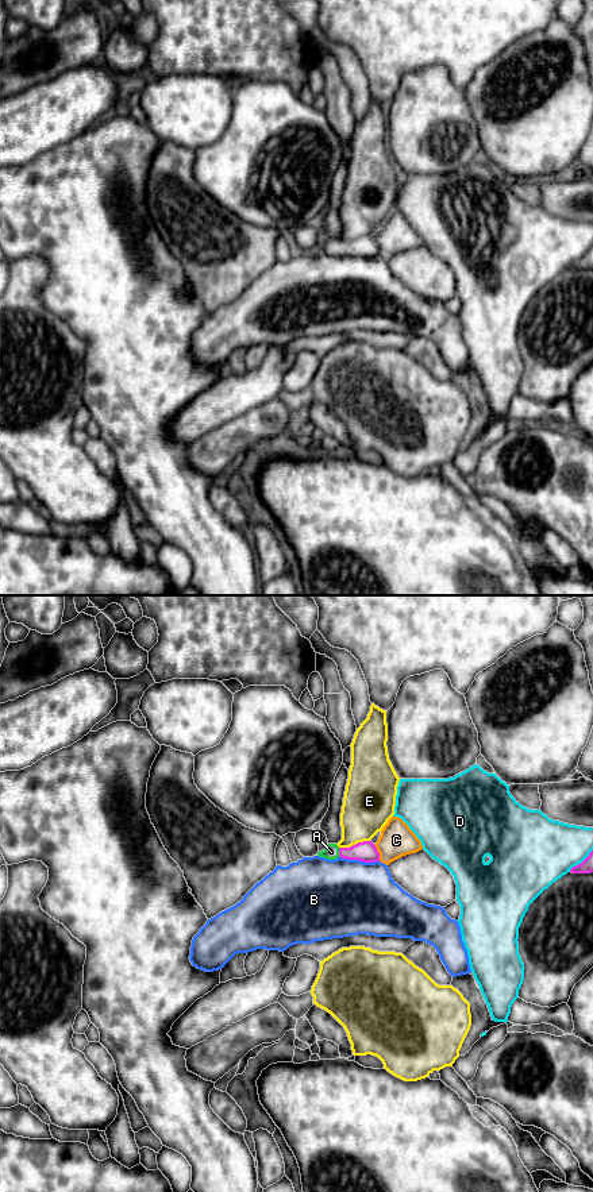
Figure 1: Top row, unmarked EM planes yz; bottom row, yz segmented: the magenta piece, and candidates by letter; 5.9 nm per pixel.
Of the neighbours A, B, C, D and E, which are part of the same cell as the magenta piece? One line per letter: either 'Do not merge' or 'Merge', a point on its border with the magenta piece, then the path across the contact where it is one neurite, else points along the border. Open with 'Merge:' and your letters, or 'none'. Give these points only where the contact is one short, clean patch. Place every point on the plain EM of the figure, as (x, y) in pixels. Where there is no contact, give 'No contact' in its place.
Merge: A
A: Merge. Touches magenta at yz (339, 247). Path across: yz (366, 246), (339, 247), (331, 247)
B: Do not merge. Touches magenta at yz (359, 255)
C: Do not merge. Touches magenta at yz (377, 247)
D: Do not merge. Touches magenta at yz (582, 257)
E: Do not merge. Touches magenta at yz (355, 239)

